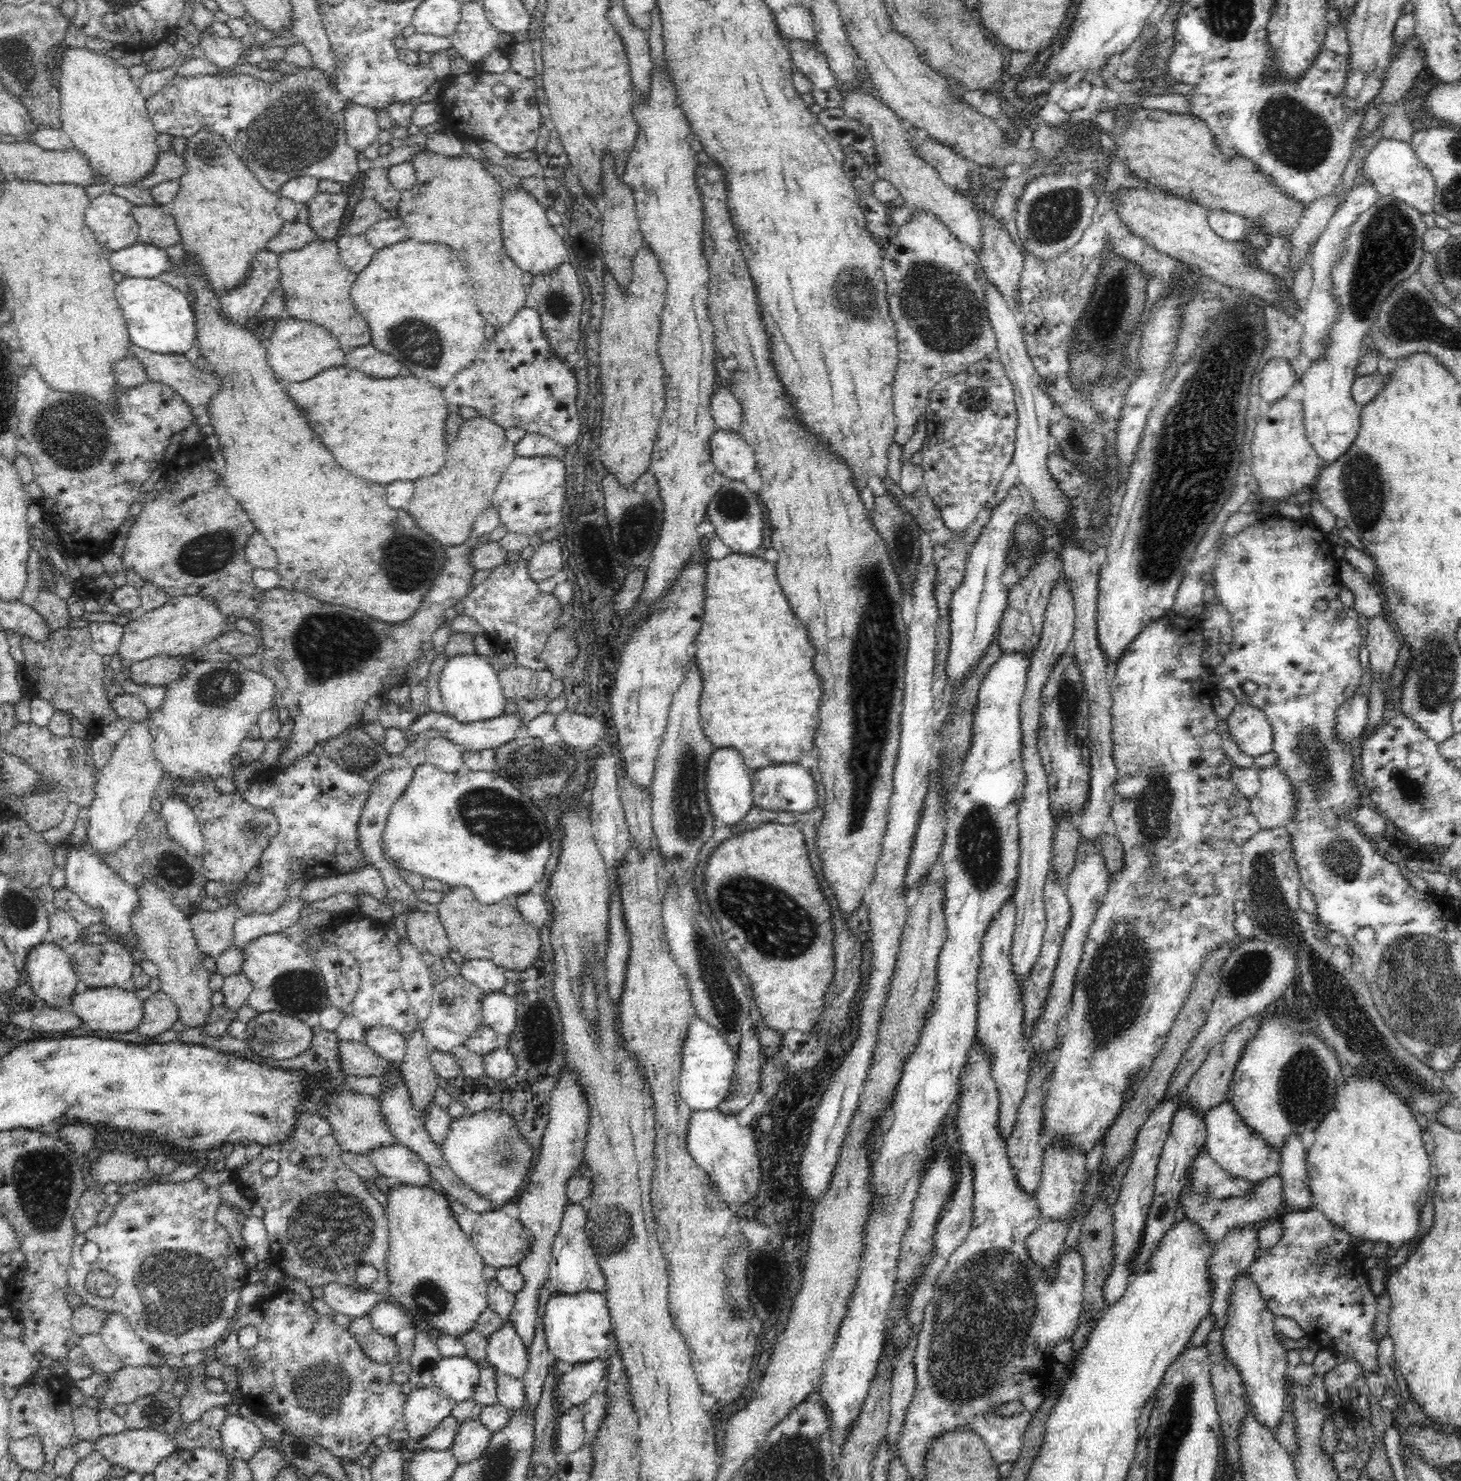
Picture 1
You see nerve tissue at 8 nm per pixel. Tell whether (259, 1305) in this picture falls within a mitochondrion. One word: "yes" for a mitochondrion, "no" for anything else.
no

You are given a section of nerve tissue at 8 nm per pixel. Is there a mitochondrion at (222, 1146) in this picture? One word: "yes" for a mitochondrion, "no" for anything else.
no

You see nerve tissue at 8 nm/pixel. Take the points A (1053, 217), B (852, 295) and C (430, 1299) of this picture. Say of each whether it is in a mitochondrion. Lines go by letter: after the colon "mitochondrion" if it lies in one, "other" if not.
A: mitochondrion
B: mitochondrion
C: mitochondrion

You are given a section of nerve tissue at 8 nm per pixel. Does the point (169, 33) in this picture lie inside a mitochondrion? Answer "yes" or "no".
no

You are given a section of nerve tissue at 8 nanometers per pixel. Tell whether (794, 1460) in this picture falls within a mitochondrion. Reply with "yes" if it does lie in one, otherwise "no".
yes

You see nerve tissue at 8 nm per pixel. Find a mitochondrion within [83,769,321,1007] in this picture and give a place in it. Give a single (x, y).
(174, 868)

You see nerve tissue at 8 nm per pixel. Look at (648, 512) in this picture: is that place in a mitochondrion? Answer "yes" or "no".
yes

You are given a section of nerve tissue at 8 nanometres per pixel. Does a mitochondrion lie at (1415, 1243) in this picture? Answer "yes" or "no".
no

